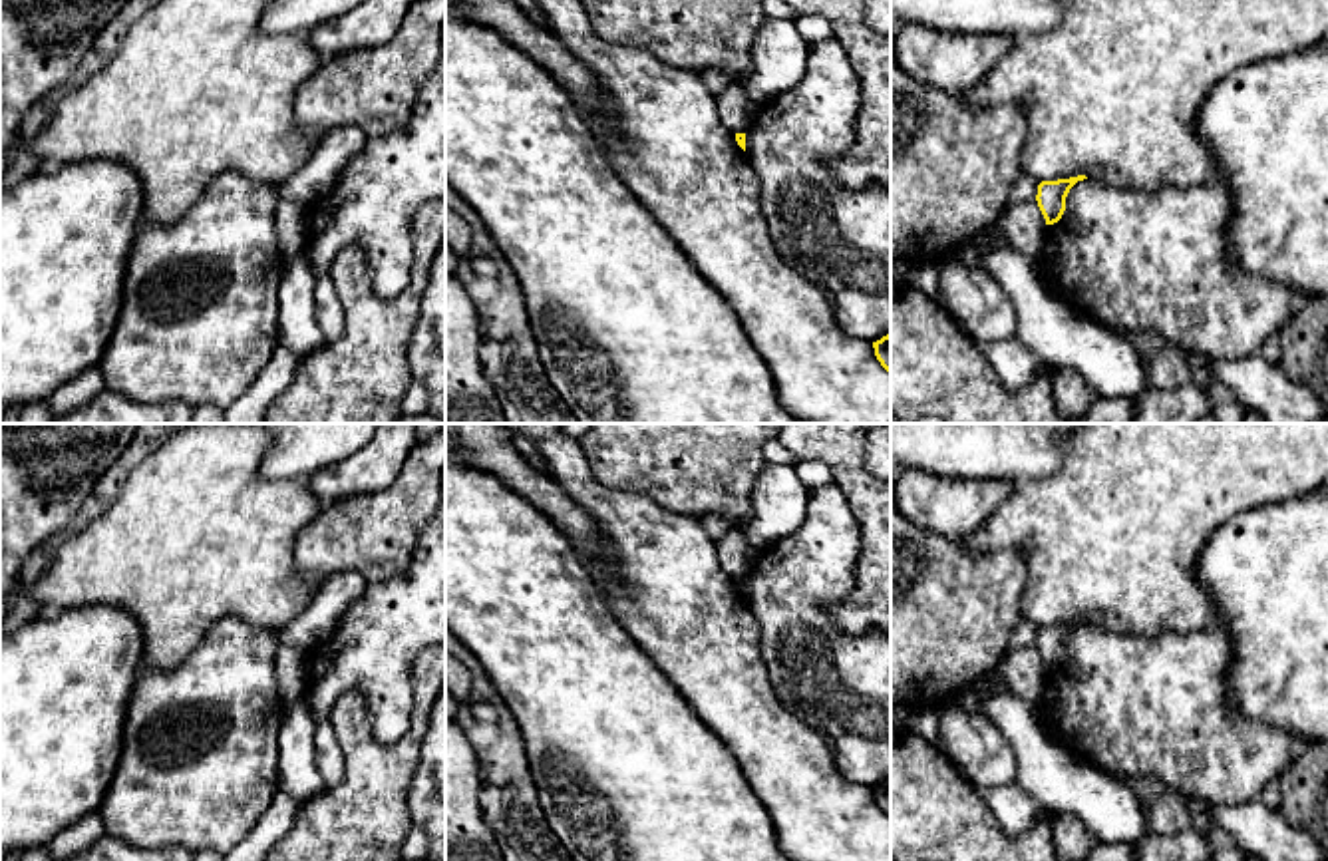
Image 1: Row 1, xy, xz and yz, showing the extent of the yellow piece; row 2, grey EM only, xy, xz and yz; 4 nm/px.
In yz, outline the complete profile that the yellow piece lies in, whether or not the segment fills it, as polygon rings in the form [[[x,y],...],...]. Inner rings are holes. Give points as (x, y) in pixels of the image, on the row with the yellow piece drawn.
[[[1085,175],[1070,177],[1070,179],[1058,179],[1058,181],[1042,181],[1038,185],[1038,207],[1046,219],[1046,225],[1054,225],[1062,219],[1066,211],[1066,197],[1070,189],[1078,183],[1087,179]]]

